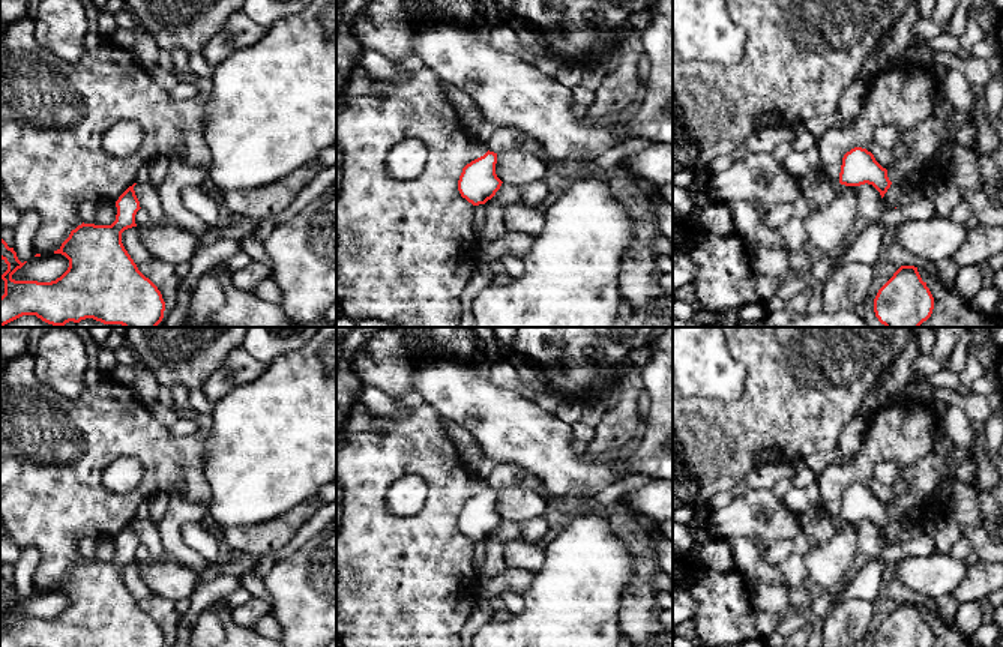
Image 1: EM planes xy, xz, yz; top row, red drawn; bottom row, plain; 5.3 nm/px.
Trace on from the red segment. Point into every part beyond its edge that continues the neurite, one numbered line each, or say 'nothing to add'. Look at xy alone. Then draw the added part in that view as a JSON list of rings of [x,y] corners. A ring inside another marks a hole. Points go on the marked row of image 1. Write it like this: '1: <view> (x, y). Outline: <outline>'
nothing to add

